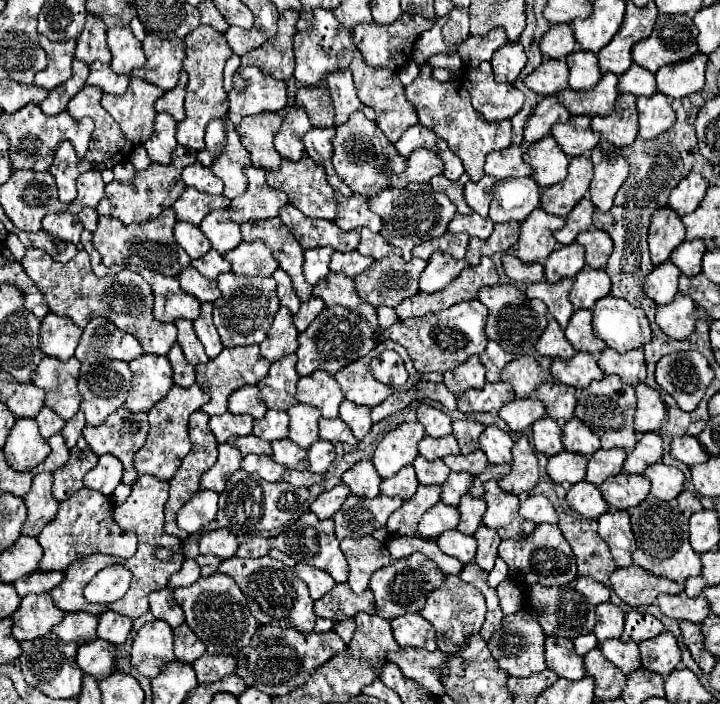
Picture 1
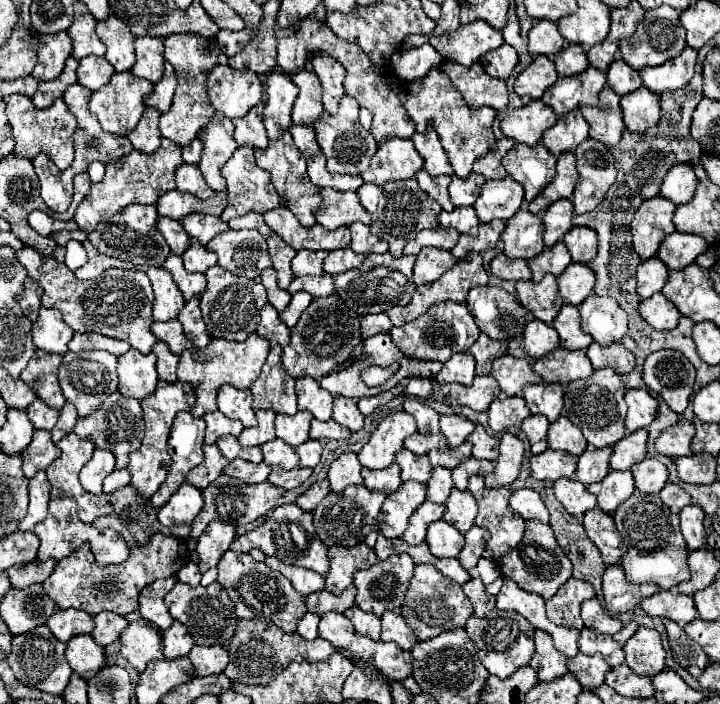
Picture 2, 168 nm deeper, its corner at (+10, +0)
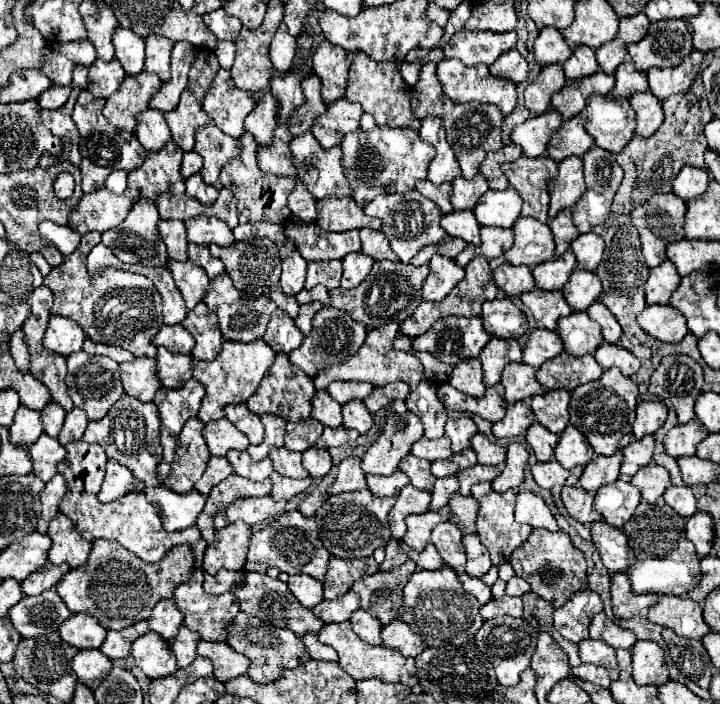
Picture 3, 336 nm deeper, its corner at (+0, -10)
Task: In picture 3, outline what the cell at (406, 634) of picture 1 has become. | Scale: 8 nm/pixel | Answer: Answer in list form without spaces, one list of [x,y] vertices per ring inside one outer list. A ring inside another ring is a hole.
[[[400,618],[392,620],[388,626],[382,628],[382,640],[384,646],[396,648],[402,652],[402,656],[412,656],[412,658],[416,658],[426,648],[424,640],[420,640],[420,636],[416,636],[410,630],[410,626]]]

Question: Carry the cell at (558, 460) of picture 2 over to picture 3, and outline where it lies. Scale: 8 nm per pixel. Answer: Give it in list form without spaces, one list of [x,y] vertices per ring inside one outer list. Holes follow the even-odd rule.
[[[556,460],[550,462],[538,462],[532,466],[532,476],[540,488],[554,488],[556,484],[560,486],[576,486],[580,476],[582,476],[582,466],[576,466],[572,470],[566,470],[560,466]]]

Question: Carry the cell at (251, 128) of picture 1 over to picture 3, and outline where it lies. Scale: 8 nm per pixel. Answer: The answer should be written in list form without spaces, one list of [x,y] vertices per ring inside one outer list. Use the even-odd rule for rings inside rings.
[[[264,94],[264,98],[258,102],[258,106],[250,112],[250,116],[244,122],[246,132],[250,132],[254,136],[254,140],[260,146],[268,146],[272,144],[272,136],[274,136],[274,128],[278,126],[278,104],[276,98],[272,94]]]

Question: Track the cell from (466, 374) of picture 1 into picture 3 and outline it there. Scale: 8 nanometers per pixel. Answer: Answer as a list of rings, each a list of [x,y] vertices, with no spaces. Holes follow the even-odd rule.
[[[464,360],[454,366],[454,372],[450,376],[450,384],[458,388],[464,394],[470,394],[474,398],[484,396],[484,374],[482,374],[482,364],[480,360]]]

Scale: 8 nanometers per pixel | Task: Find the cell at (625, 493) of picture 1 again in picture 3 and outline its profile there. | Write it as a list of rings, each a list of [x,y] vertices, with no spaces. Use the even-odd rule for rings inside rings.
[[[624,480],[606,484],[594,494],[596,512],[600,512],[604,520],[616,528],[624,526],[624,522],[634,514],[638,502],[640,502],[640,490]]]

